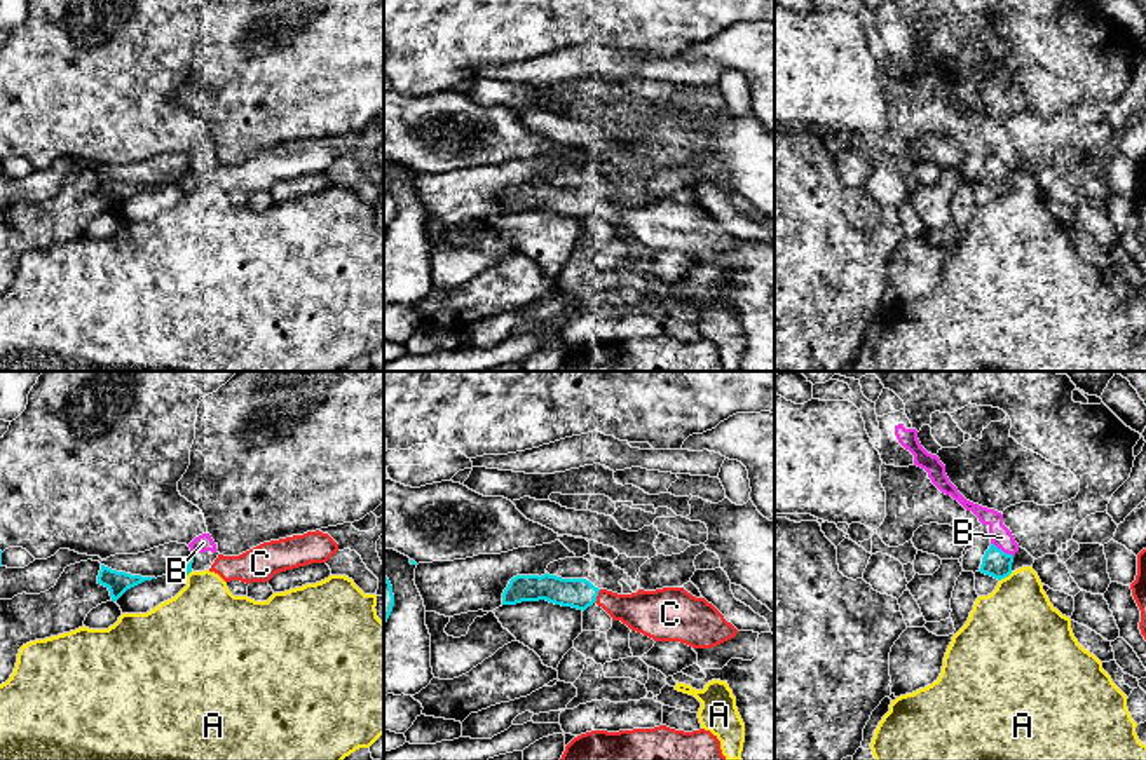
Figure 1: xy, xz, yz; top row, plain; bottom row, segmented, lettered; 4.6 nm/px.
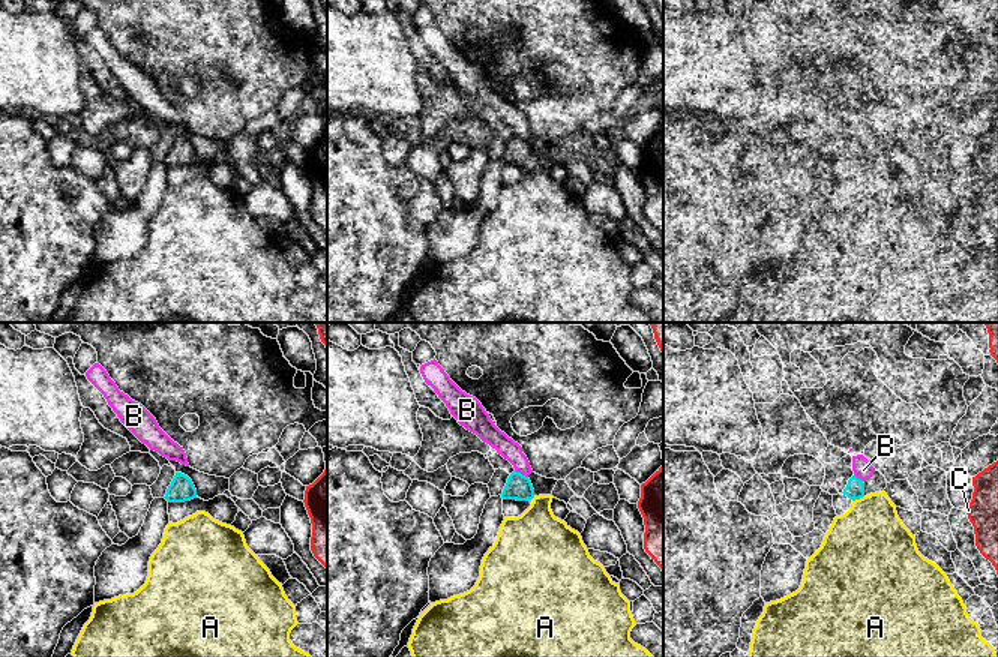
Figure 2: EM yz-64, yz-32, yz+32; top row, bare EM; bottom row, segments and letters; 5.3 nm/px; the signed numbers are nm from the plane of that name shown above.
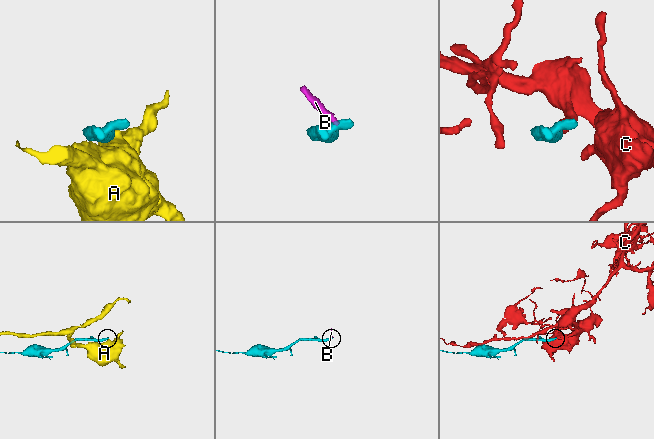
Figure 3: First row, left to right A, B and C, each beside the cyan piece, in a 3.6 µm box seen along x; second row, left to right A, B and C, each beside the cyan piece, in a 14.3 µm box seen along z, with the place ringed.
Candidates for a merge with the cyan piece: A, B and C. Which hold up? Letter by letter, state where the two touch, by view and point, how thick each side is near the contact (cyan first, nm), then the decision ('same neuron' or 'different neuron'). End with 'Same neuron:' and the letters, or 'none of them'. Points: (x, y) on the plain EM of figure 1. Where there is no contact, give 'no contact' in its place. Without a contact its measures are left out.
A: contact yz (1005, 185); calibres 130 and 400 nm; different neuron
B: contact yz (1000, 159); calibres 130 and 100 nm; different neuron
C: contact xz (597, 204); calibres 140 and 200 nm; same neuron
Same neuron: C

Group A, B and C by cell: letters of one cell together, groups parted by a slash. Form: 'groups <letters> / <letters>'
groups A B / C

